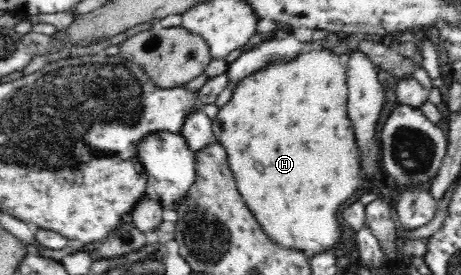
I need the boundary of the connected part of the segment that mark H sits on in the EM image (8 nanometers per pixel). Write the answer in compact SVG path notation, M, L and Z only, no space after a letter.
M318 47L306 51L285 63L274 63L243 78L238 82L231 100L220 107L218 115L211 119L212 131L216 137L216 142L224 146L226 152L228 152L228 164L230 164L230 170L234 172L238 190L240 190L246 206L254 214L254 218L260 222L261 230L266 234L266 237L282 248L300 250L310 257L326 251L332 251L335 245L338 244L342 235L341 224L338 222L340 206L344 206L346 201L354 196L354 192L358 190L358 184L360 184L362 178L359 171L360 150L358 150L358 146L354 142L352 122L346 116L346 100L348 99L346 72L346 68L340 62L340 55L336 55L332 50Z

